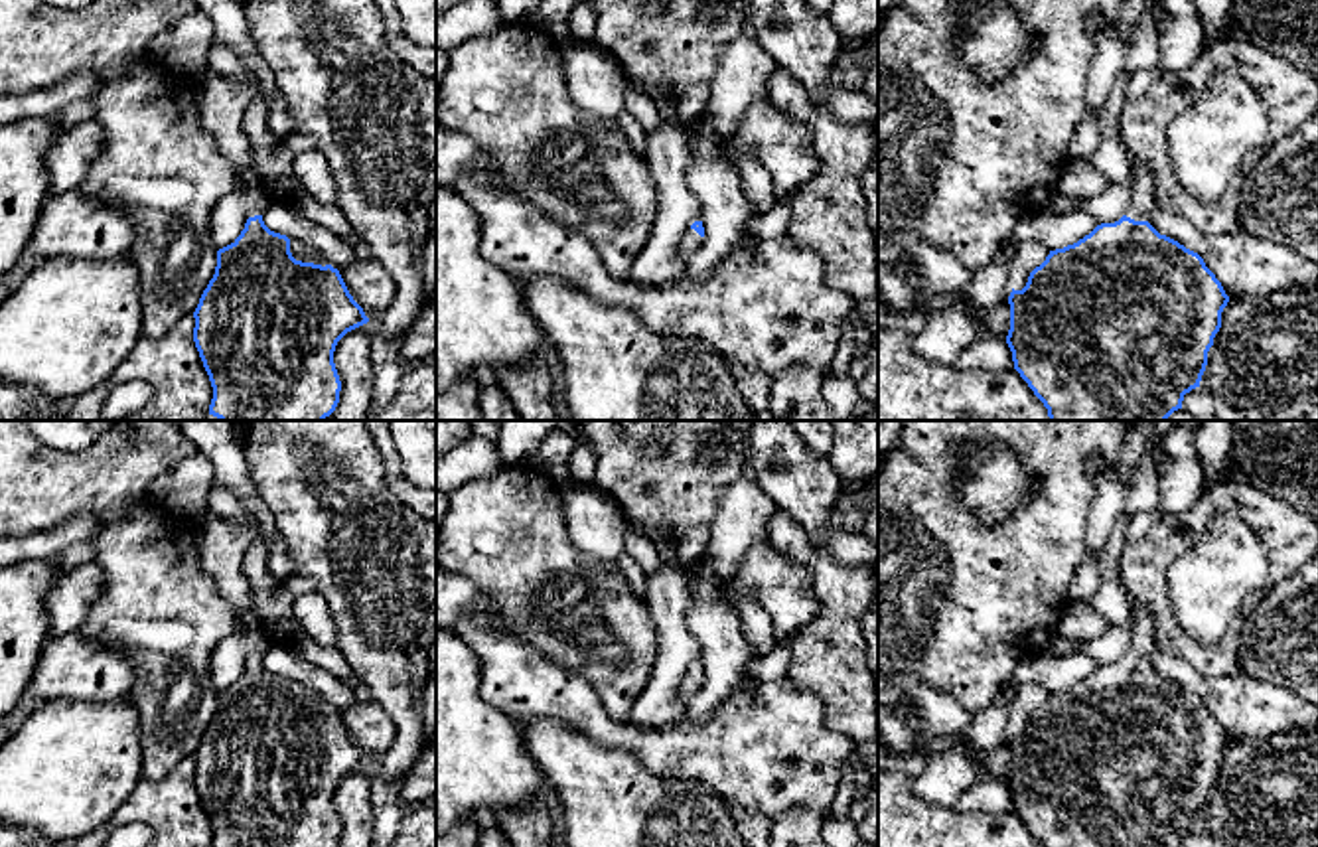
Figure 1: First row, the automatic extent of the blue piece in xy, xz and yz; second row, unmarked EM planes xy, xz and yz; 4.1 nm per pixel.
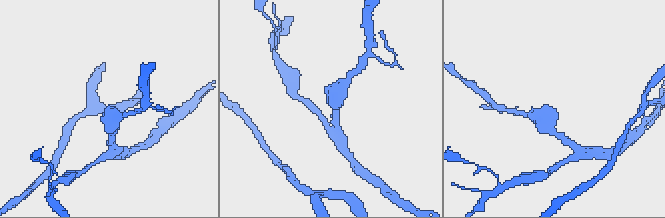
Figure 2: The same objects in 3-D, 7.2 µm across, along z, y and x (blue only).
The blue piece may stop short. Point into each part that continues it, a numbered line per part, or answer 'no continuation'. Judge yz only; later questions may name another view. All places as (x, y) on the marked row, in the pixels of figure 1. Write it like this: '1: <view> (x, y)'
1: yz (1143, 206)

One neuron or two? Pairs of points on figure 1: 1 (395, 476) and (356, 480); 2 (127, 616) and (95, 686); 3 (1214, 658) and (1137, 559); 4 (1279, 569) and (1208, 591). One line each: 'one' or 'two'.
1: two
2: two
3: one
4: two

